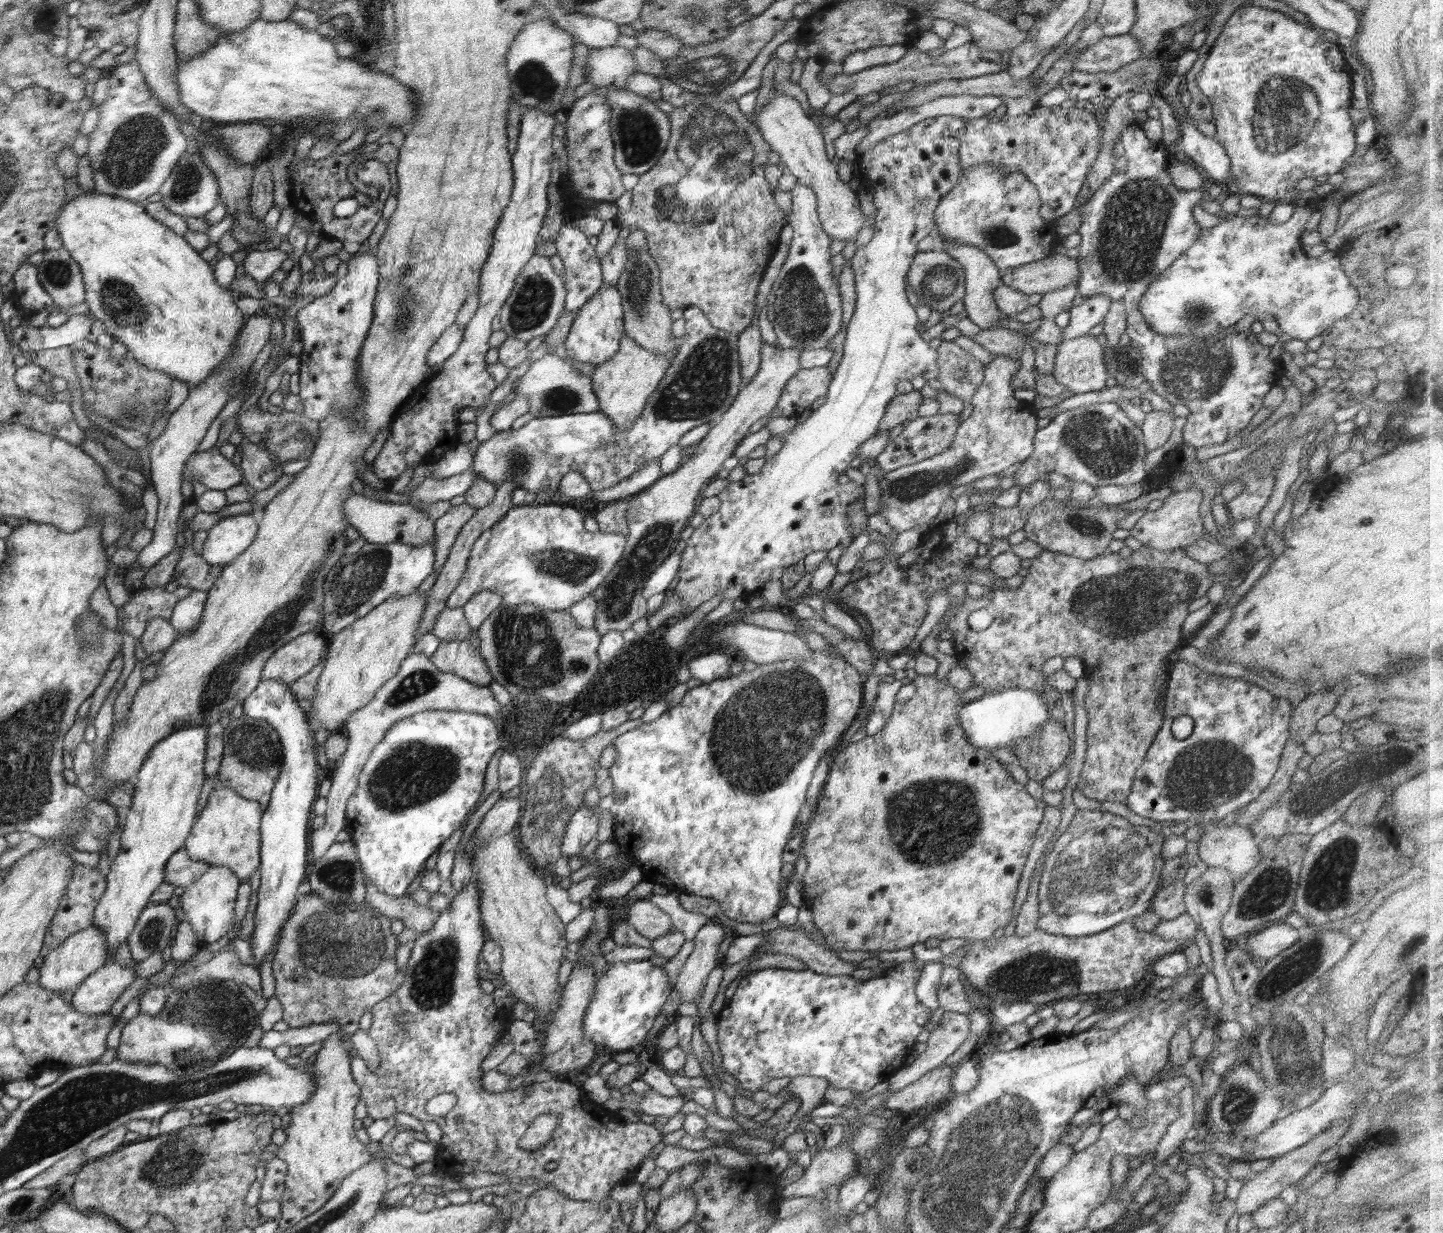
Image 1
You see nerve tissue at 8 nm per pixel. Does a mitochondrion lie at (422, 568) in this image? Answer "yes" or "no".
no

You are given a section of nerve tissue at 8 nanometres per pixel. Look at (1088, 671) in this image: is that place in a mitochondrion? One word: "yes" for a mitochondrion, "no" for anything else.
no

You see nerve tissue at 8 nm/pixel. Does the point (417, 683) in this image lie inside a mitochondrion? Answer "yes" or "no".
yes

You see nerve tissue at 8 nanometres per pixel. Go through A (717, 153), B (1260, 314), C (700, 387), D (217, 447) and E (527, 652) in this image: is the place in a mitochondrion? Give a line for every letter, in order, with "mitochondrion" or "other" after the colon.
A: mitochondrion
B: other
C: mitochondrion
D: other
E: mitochondrion

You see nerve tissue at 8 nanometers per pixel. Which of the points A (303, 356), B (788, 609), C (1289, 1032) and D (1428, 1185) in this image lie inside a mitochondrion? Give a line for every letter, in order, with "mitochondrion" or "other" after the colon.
A: other
B: other
C: mitochondrion
D: other

